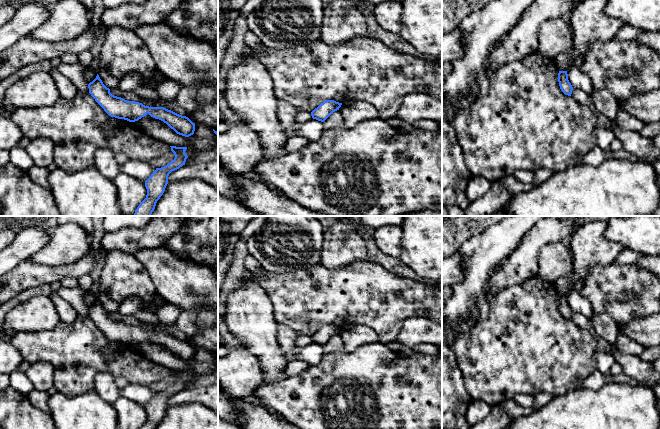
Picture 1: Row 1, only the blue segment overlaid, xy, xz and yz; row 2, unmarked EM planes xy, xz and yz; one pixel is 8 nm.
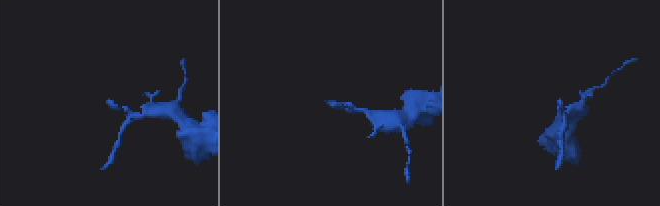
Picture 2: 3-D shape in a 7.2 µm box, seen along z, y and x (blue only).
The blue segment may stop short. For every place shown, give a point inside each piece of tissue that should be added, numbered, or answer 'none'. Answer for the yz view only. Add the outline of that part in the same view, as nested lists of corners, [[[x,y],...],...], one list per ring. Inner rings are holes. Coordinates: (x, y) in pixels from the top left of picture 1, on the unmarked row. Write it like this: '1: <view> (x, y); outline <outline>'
none

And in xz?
none

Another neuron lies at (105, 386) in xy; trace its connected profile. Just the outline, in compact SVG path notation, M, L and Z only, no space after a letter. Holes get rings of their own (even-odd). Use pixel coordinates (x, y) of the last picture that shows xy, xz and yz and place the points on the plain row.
M101 372L95 377L95 391L105 400L113 405L120 397L120 391L114 382L115 377L108 372Z

